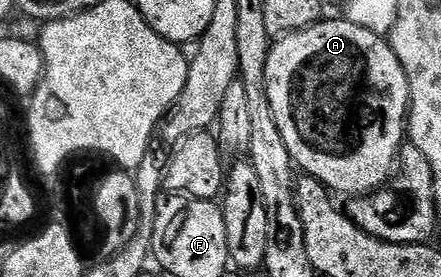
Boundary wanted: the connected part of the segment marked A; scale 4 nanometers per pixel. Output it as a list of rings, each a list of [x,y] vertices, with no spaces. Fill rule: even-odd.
[[[346,18],[327,19],[320,19],[319,23],[311,24],[308,28],[289,32],[285,36],[278,37],[272,43],[269,50],[269,62],[265,62],[265,90],[269,90],[269,106],[273,106],[273,118],[277,122],[277,130],[281,130],[281,138],[285,138],[285,146],[289,146],[292,161],[306,175],[321,181],[332,193],[344,192],[347,198],[358,198],[380,191],[392,179],[399,163],[399,152],[403,149],[405,133],[409,128],[409,113],[411,111],[409,78],[405,74],[397,54],[382,35],[373,33],[372,30],[363,29]]]

